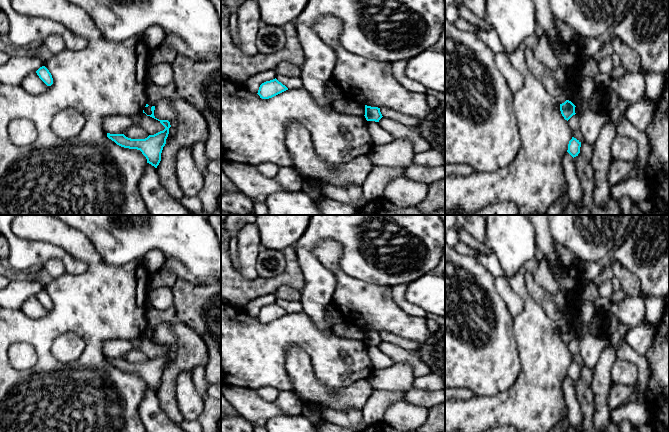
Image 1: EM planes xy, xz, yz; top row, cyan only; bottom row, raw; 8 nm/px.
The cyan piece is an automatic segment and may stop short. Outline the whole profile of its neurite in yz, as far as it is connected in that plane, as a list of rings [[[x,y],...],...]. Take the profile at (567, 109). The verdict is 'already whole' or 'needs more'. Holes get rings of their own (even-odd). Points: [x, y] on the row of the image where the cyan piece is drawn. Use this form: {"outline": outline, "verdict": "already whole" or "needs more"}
{"outline": [[[566,100],[564,103],[560,104],[560,111],[565,120],[569,120],[573,115],[575,115],[575,105]]], "verdict": "already whole"}

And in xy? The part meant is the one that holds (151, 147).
{"outline": [[[152,106],[152,107],[151,107],[152,114],[151,114],[151,115],[147,115],[147,116],[150,116],[150,117],[152,117],[152,118],[158,120],[158,121],[159,121],[159,122],[165,127],[165,129],[164,129],[163,131],[160,131],[160,132],[158,132],[158,133],[156,133],[156,134],[154,134],[154,135],[149,135],[149,136],[148,136],[147,138],[145,138],[145,139],[131,139],[131,138],[126,137],[124,134],[110,134],[110,133],[107,133],[107,137],[108,137],[109,139],[111,139],[112,141],[114,141],[117,145],[119,145],[119,146],[121,146],[121,147],[129,148],[129,149],[137,149],[137,150],[140,150],[140,151],[142,152],[142,154],[146,157],[146,159],[147,159],[147,163],[149,163],[149,164],[151,164],[152,166],[154,166],[155,168],[157,168],[157,166],[159,165],[159,163],[160,163],[160,161],[161,161],[161,153],[162,153],[163,147],[164,147],[165,144],[166,144],[166,139],[167,139],[167,137],[168,137],[168,134],[169,134],[169,128],[171,127],[171,125],[170,125],[170,122],[169,122],[168,120],[159,120],[159,119],[157,119],[157,118],[154,116],[154,110],[155,110],[155,106]]], "verdict": "already whole"}

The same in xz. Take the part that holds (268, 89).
{"outline": [[[275,78],[262,83],[257,94],[262,99],[269,99],[286,90],[288,90],[288,88]]], "verdict": "already whole"}

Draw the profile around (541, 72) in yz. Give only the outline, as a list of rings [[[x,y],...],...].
[[[526,48],[524,52],[529,71],[545,86],[546,90],[556,99],[558,104],[560,105],[568,100],[565,88],[558,87],[552,70],[543,65],[534,56],[533,50]]]

